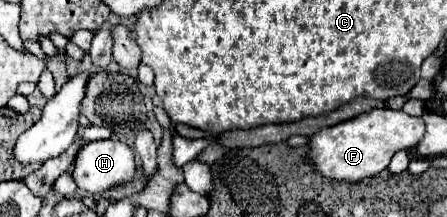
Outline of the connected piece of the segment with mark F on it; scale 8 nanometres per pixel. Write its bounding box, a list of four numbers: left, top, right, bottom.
[307,108,425,182]

